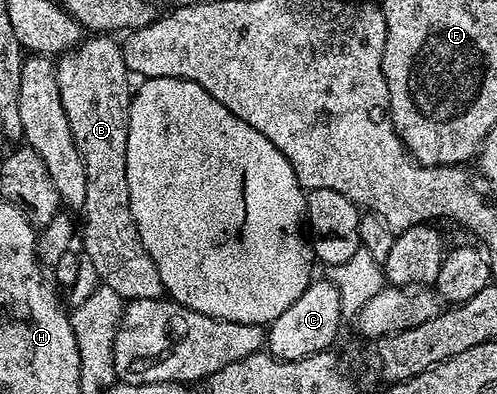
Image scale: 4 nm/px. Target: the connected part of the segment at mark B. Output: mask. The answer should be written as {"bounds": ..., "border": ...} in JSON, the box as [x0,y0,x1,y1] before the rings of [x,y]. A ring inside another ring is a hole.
{"bounds":[56,33,165,301],"border":[[[97,33],[77,44],[72,51],[66,51],[56,60],[57,80],[59,81],[59,97],[63,97],[63,113],[67,113],[67,125],[71,125],[71,137],[75,137],[75,145],[79,149],[79,157],[83,161],[83,169],[87,173],[87,201],[83,208],[85,214],[85,249],[83,255],[91,259],[95,265],[100,282],[109,286],[124,301],[135,299],[160,299],[165,295],[165,286],[159,277],[159,269],[155,269],[155,261],[147,253],[143,241],[139,237],[139,229],[131,213],[131,193],[127,189],[127,129],[129,128],[129,100],[131,98],[131,72],[125,65],[125,52],[120,42],[116,43],[114,36],[109,33]]]}

